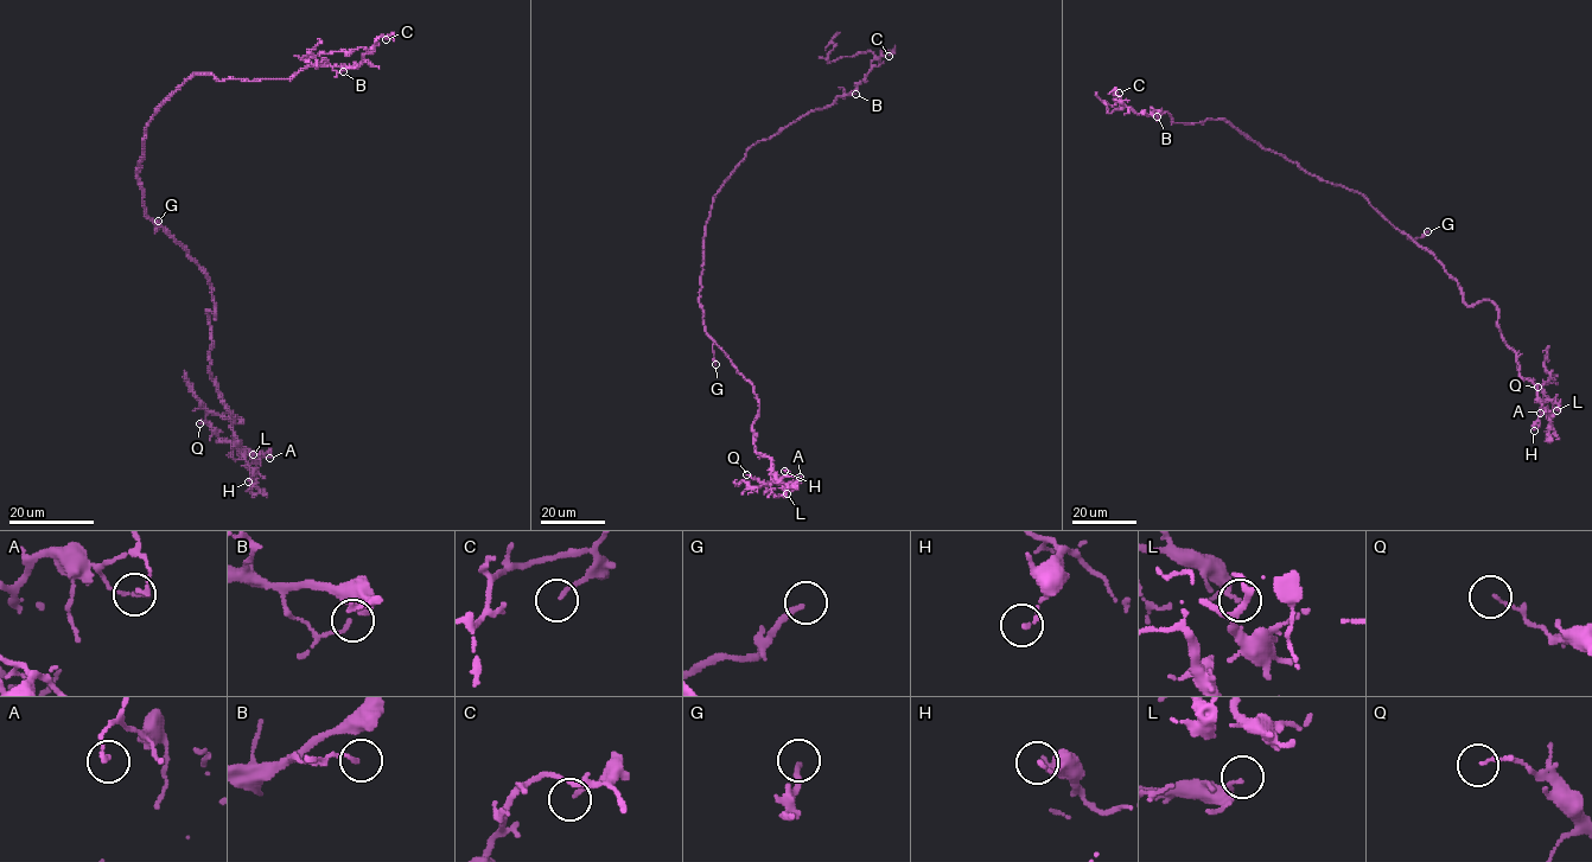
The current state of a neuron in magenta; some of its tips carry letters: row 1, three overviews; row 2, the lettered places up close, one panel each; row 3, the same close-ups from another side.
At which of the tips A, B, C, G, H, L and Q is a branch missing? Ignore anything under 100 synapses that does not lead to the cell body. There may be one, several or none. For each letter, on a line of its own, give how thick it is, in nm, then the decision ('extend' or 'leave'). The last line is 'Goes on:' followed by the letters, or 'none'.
A: 130 nm | leave
B: 130 nm | leave
C: 130 nm | leave
G: 180 nm | extend
H: 130 nm | leave
L: 120 nm | leave
Q: 100 nm | leave
Goes on: G

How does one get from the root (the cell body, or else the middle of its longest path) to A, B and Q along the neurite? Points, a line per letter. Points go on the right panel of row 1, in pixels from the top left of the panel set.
A: (1322, 179), (1360, 192), (1428, 250), (1466, 304), (1495, 305), (1519, 374), (1536, 387), (1547, 410), (1540, 413)
B: (1322, 179), (1280, 154), (1261, 148), (1224, 119), (1186, 123), (1173, 122), (1166, 112), (1159, 112), (1157, 116)
Q: (1322, 179), (1360, 192), (1428, 250), (1466, 304), (1491, 301), (1519, 374), (1546, 402), (1538, 387)

